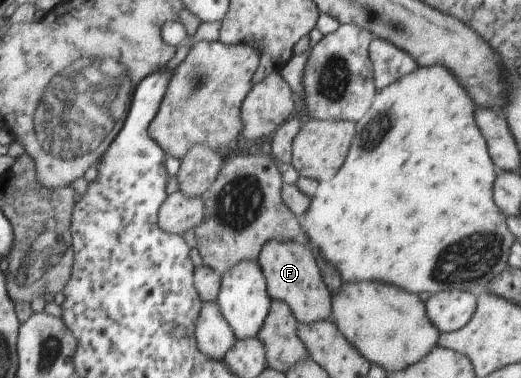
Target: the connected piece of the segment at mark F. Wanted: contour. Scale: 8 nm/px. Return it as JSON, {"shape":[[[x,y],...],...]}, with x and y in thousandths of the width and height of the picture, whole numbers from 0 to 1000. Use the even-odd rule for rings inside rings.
{"shape":[[[524,630],[507,648],[495,690],[507,712],[522,791],[559,804],[578,854],[633,844],[633,775],[612,730],[599,653],[589,638],[570,632],[541,640]]]}

